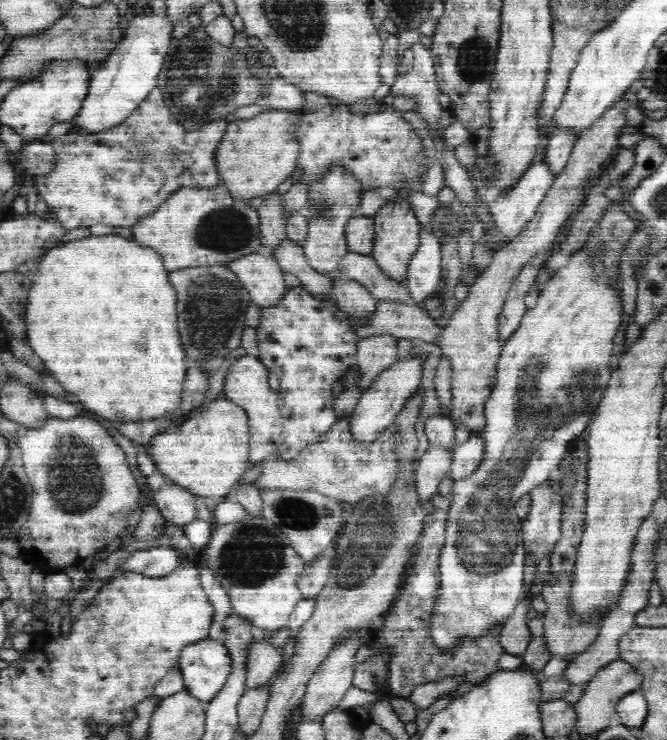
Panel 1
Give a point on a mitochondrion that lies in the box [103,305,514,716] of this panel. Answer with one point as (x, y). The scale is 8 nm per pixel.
(253, 555)

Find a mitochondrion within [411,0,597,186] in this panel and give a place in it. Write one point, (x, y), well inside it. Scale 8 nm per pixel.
(472, 60)

